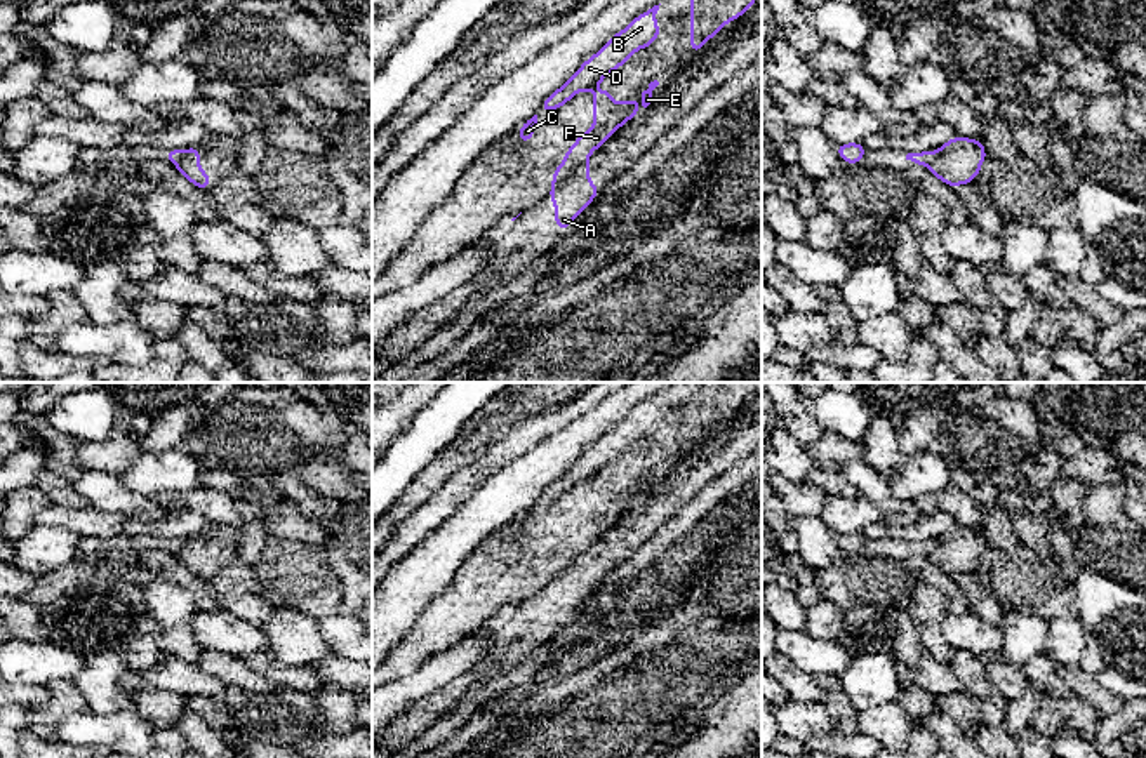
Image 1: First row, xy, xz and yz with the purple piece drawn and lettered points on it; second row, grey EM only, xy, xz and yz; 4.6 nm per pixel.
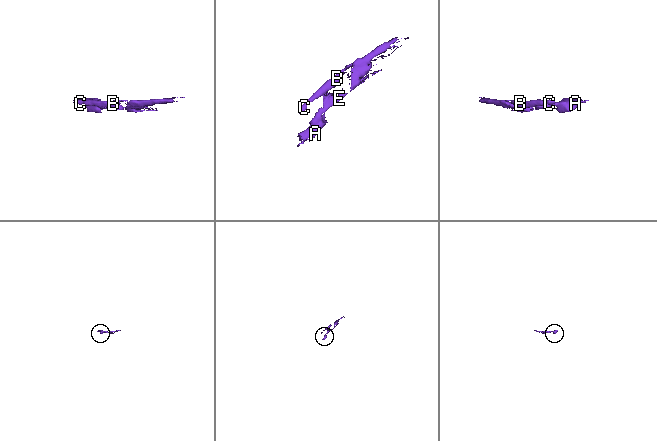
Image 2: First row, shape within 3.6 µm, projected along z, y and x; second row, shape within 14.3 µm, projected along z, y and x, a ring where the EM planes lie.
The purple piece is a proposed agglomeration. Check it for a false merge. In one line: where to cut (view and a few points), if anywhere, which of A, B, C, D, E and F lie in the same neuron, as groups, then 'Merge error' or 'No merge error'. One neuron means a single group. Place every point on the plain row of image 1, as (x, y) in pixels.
Split along xz (586, 548), (553, 574). Groups: A / B C D E F. Merge error

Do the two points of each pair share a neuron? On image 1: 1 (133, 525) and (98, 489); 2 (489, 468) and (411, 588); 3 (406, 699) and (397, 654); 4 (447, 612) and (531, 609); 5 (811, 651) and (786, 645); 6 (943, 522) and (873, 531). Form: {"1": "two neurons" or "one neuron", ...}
{"1": "two neurons", "2": "two neurons", "3": "two neurons", "4": "two neurons", "5": "one neuron", "6": "one neuron"}

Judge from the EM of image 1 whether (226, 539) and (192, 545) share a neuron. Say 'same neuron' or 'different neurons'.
same neuron

